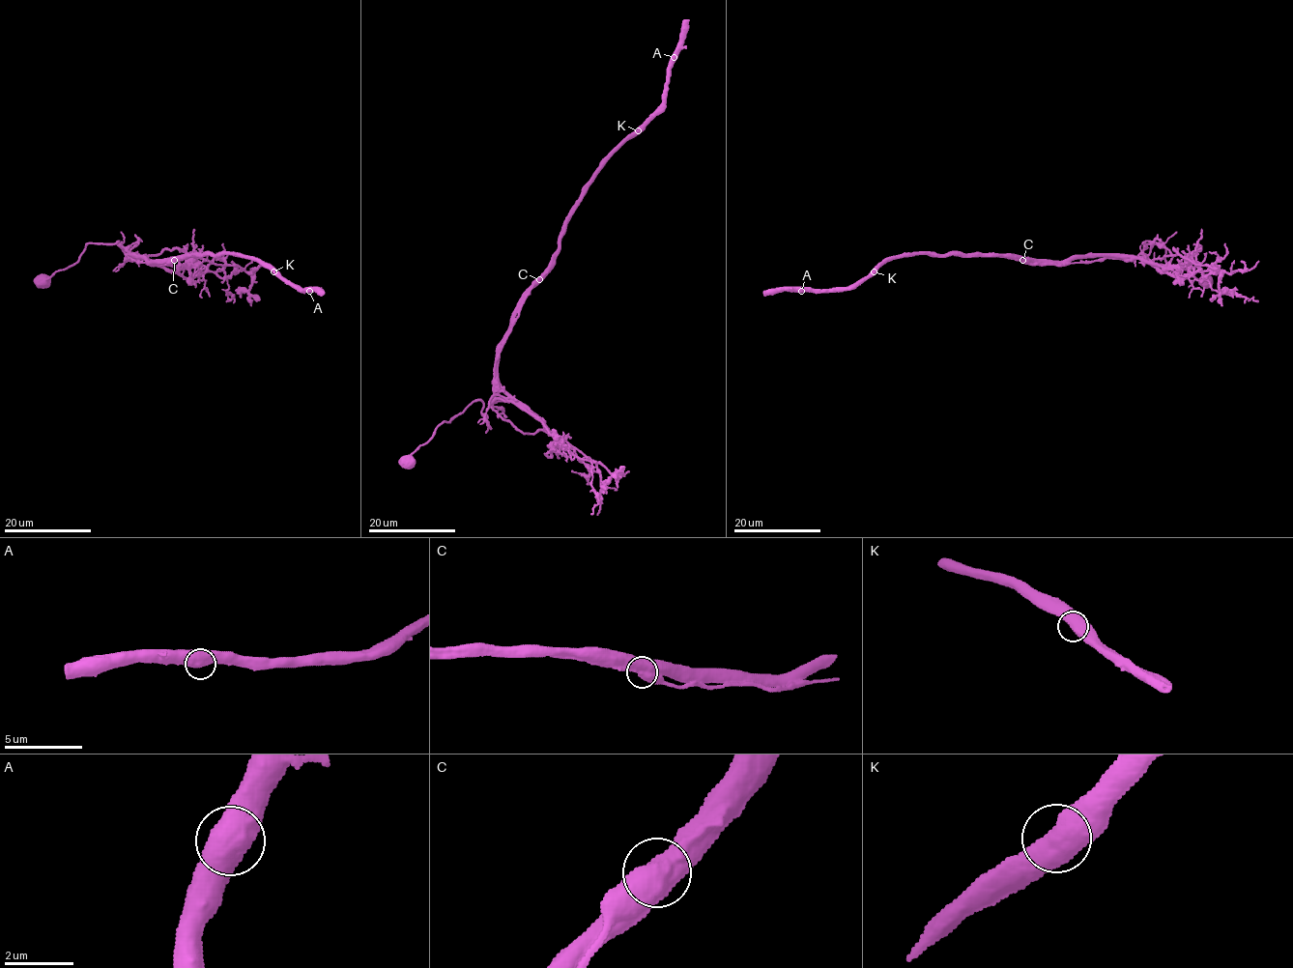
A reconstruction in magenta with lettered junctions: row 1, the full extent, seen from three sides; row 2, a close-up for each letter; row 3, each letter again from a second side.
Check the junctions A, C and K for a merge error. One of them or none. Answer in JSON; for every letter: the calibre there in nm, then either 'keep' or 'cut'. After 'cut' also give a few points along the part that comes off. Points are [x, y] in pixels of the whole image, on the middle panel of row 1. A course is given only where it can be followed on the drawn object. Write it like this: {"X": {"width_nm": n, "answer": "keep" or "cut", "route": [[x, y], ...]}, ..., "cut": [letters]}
{"A": {"width_nm": 700, "answer": "keep"}, "C": {"width_nm": 700, "answer": "cut", "route": [[539, 278], [495, 364], [494, 391], [532, 413], [571, 454], [578, 449], [617, 473], [604, 484], [602, 493]]}, "K": {"width_nm": 650, "answer": "keep"}, "cut": ["C"]}

